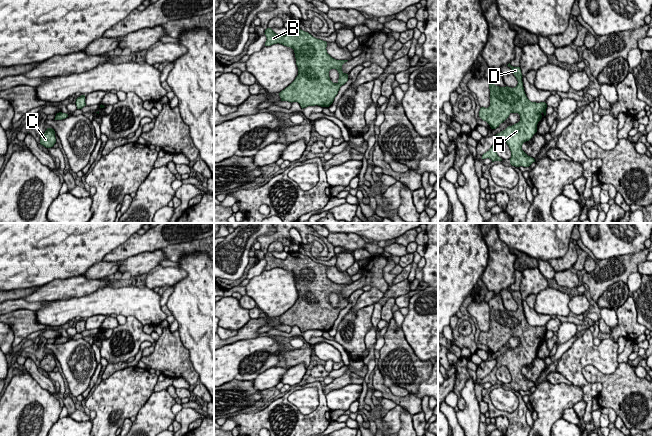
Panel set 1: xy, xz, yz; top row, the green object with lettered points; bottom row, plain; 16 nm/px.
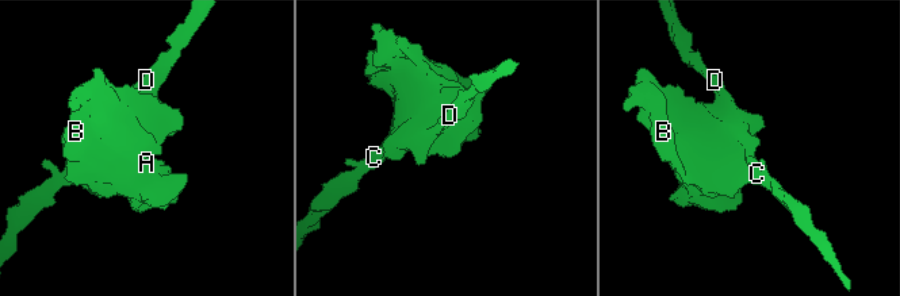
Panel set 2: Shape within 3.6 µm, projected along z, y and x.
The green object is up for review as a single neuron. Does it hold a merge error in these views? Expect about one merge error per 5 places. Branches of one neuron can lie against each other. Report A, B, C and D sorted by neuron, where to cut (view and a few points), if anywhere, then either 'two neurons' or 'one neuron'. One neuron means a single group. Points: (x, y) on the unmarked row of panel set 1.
A B C D; no cut; one neuron

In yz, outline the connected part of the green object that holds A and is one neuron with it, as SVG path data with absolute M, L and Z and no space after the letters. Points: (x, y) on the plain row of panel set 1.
M510 287L507 289L511 292L514 300L516 301L518 308L516 311L499 311L495 309L493 304L489 304L489 313L490 313L490 330L488 332L481 331L479 335L479 341L486 345L491 353L496 353L501 347L503 347L511 337L518 337L520 339L520 345L512 350L508 350L505 354L496 358L496 365L492 371L482 379L482 383L489 382L494 385L502 385L496 376L497 369L501 366L506 366L511 375L510 388L515 391L529 391L535 383L528 380L523 374L522 369L524 366L529 365L533 359L537 356L537 348L541 344L542 339L546 339L547 328L545 326L531 326L524 315L523 306L522 306L522 297L520 291L513 291Z

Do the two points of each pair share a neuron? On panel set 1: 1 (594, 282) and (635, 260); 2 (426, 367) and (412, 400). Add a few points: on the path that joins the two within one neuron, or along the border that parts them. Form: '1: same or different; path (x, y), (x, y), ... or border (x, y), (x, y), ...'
1: same; path (604, 276), (613, 268), (625, 265)
2: different; border (409, 393), (414, 395)

